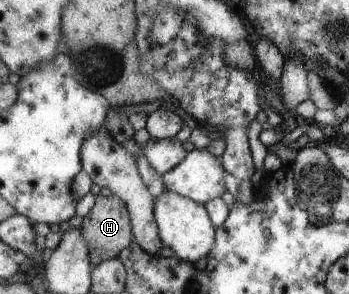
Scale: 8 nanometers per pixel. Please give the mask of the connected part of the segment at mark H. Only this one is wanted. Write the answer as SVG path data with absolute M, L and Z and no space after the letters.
M98 195L95 199L95 206L84 217L79 229L82 237L86 240L89 249L89 260L92 267L97 266L104 260L118 258L123 250L134 241L131 230L131 218L128 215L126 204L116 196Z

